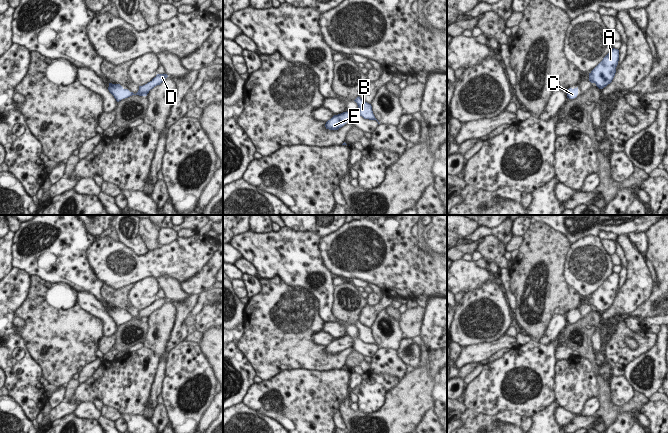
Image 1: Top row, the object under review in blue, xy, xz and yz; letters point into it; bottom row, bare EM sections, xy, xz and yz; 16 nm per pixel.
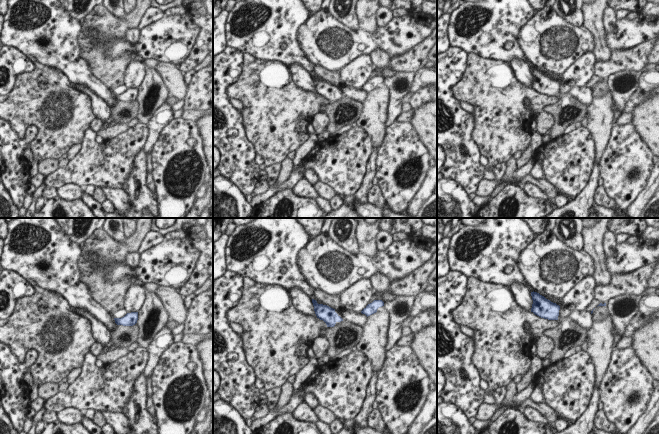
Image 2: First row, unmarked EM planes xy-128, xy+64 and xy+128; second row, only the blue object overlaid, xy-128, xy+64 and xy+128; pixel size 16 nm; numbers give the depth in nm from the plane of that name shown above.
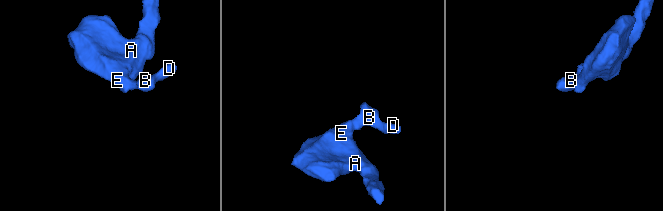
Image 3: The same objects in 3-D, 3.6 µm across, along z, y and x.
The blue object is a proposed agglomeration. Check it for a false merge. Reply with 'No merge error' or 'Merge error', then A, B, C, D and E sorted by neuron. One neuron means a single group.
No merge error. Groups: A B C D E

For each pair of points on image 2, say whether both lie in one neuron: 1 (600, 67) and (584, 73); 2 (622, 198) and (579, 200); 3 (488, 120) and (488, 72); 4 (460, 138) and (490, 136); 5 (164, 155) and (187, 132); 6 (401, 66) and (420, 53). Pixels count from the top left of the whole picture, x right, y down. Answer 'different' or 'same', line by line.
1: different
2: different
3: same
4: different
5: same
6: same

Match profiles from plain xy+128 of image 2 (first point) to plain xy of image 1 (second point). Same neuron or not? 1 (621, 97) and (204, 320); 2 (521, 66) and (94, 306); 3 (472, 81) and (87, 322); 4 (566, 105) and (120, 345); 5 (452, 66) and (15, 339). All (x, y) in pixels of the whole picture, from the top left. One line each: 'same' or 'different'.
1: different
2: same
3: same
4: same
5: same

